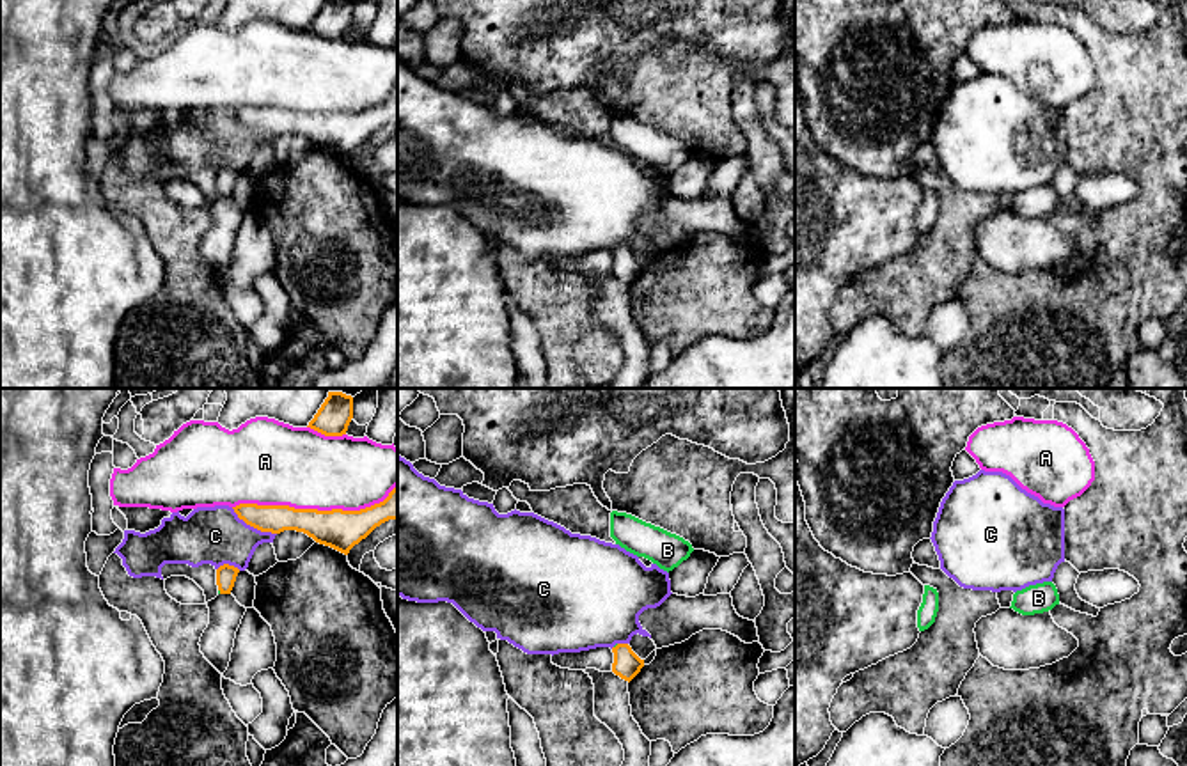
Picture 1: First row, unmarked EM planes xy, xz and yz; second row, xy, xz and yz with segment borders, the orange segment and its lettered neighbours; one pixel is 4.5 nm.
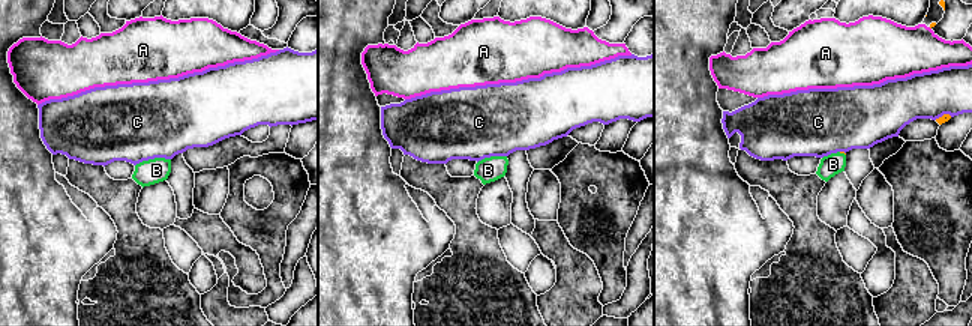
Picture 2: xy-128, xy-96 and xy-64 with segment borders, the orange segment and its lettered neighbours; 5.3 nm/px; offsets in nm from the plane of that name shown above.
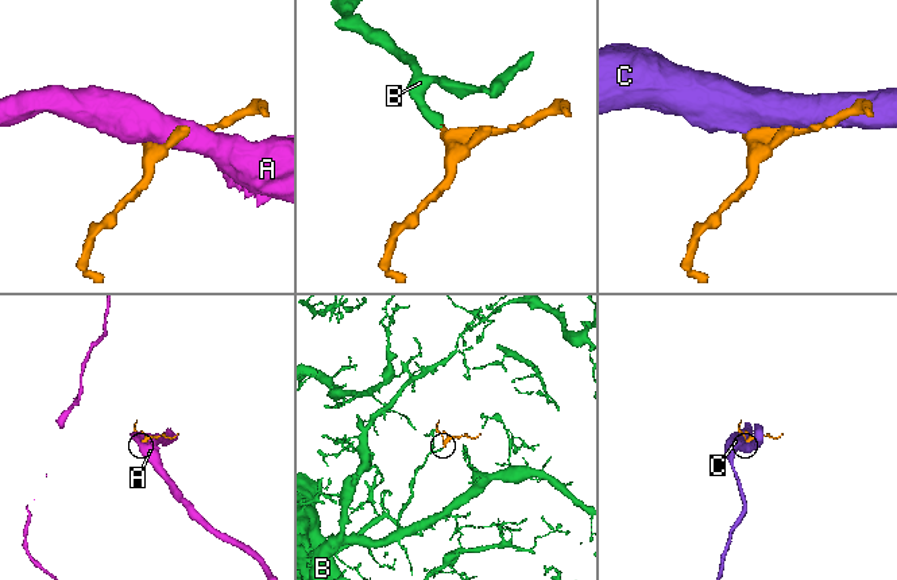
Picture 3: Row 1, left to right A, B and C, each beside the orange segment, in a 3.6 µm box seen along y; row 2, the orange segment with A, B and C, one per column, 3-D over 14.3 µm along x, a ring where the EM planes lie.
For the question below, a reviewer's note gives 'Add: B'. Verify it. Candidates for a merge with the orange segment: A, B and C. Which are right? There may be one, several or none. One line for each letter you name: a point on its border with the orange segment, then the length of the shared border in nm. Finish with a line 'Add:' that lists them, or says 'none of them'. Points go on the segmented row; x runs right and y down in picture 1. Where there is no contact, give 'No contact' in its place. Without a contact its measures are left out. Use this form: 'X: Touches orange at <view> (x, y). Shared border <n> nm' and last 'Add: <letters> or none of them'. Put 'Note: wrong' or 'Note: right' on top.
Note: right
B: Touches orange at xy (219, 589). Shared border 30 nm
Add: B

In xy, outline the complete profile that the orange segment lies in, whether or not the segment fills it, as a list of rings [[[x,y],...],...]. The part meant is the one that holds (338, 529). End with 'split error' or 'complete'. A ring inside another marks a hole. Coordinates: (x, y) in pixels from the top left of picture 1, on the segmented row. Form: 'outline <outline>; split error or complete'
outline [[[397,486],[383,502],[360,511],[318,511],[257,504],[240,504],[232,509],[240,520],[261,532],[303,532],[316,543],[348,555],[376,527],[397,520]]]; complete

